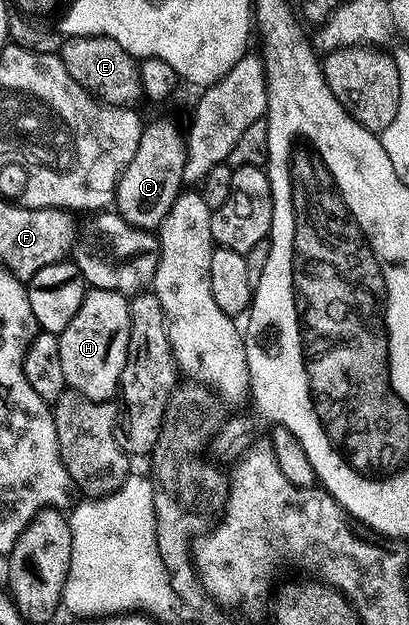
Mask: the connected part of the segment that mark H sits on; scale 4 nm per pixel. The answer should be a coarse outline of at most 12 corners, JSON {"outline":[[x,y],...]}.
{"outline":[[87,288],[58,334],[67,386],[119,392],[127,294]]}

